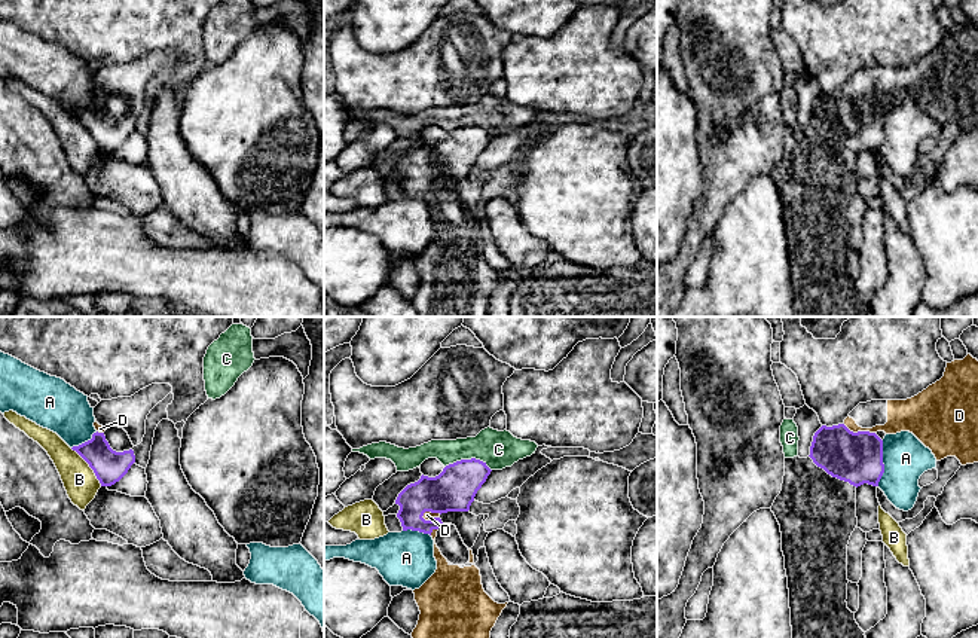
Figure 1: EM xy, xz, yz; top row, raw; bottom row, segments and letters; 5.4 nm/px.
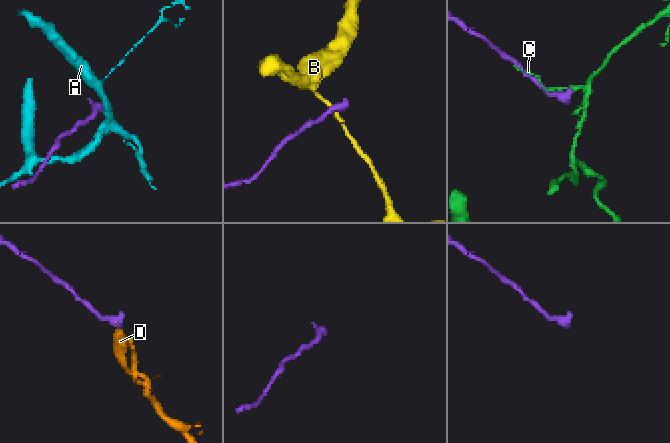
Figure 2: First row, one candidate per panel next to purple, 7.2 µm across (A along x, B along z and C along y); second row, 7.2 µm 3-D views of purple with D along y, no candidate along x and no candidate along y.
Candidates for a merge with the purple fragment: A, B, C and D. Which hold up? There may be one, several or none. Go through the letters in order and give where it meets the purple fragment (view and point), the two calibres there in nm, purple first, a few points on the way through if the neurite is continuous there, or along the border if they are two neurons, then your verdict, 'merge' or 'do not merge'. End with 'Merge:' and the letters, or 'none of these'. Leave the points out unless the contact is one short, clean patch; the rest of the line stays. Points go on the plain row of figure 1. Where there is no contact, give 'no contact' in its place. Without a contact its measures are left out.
A: contact yz (882, 130); calibres 280 and 240 nm; border yz (883, 107), (883, 142), (877, 152); do not merge
B: contact xy (89, 133); calibres 180 and 180 nm; border xy (70, 115), (88, 131), (101, 152); do not merge
C: contact xz (468, 127); calibres 240 and 200 nm; do not merge
D: contact yz (859, 98); calibres 280 and 180 nm; way yz (856, 125), (859, 98), (889, 95), (902, 82); merge
Merge: D

